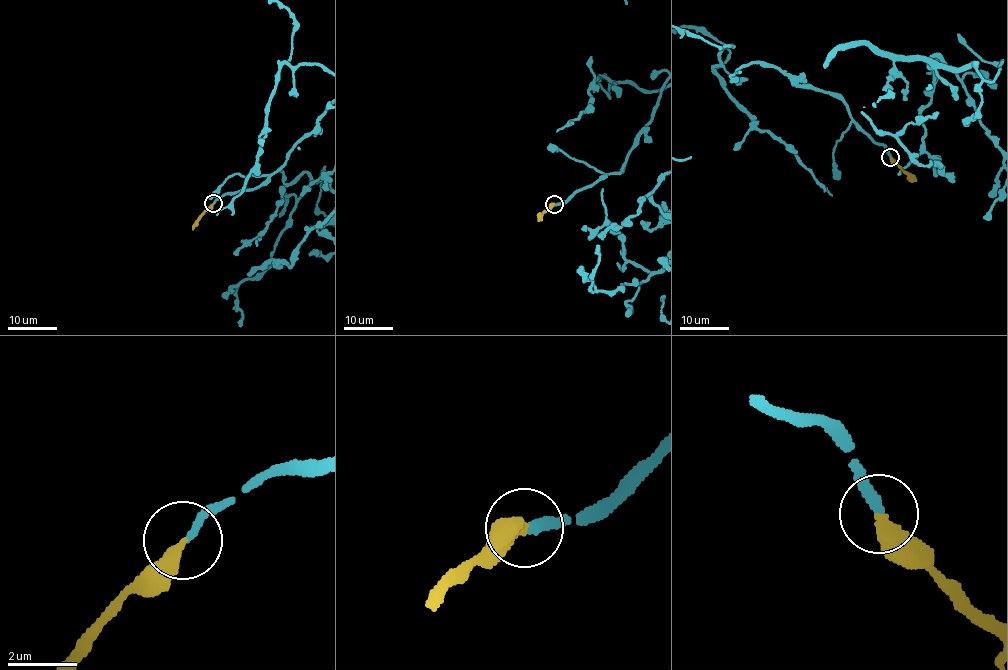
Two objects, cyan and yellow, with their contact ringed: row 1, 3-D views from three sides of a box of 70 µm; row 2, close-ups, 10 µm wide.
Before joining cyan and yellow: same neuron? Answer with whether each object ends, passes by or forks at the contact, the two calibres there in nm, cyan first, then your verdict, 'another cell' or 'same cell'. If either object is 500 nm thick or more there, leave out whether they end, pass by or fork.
cyan ends there; yellow ends there; 240 nm thick on the cyan side, 400 nm on the other; same cell

